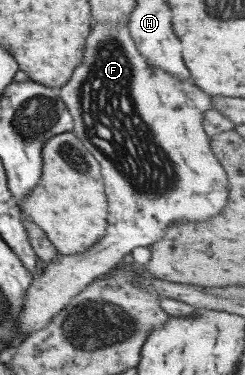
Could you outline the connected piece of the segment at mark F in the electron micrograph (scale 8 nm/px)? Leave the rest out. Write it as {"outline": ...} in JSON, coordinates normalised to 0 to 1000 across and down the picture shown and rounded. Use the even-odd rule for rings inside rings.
{"outline":[[[371,67],[327,173],[294,189],[286,211],[237,235],[241,256],[298,317],[290,352],[408,435],[437,536],[433,605],[412,637],[351,675],[314,683],[237,677],[237,685],[192,701],[163,733],[139,731],[139,744],[106,768],[98,819],[69,853],[69,883],[86,899],[110,901],[196,867],[322,776],[367,763],[376,749],[457,728],[506,701],[506,685],[522,685],[551,659],[600,661],[653,640],[694,597],[718,597],[735,584],[833,589],[918,552],[935,493],[922,488],[918,456],[857,397],[853,365],[824,328],[829,301],[861,291],[857,264],[767,216],[694,205],[694,195],[661,195],[653,184],[620,189],[588,152],[563,147],[531,101],[518,67]]]}

